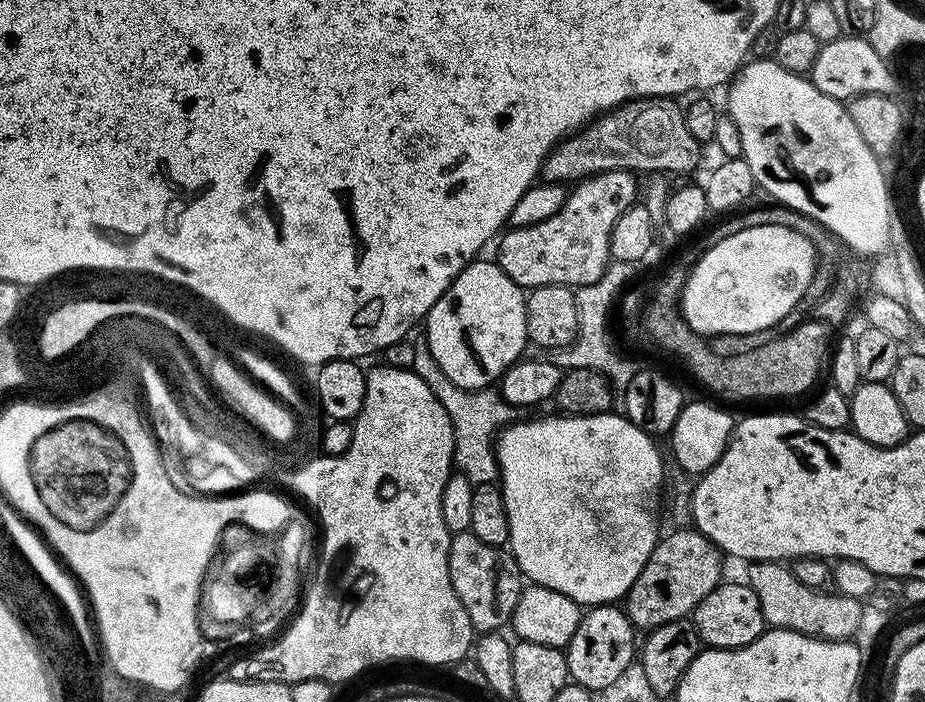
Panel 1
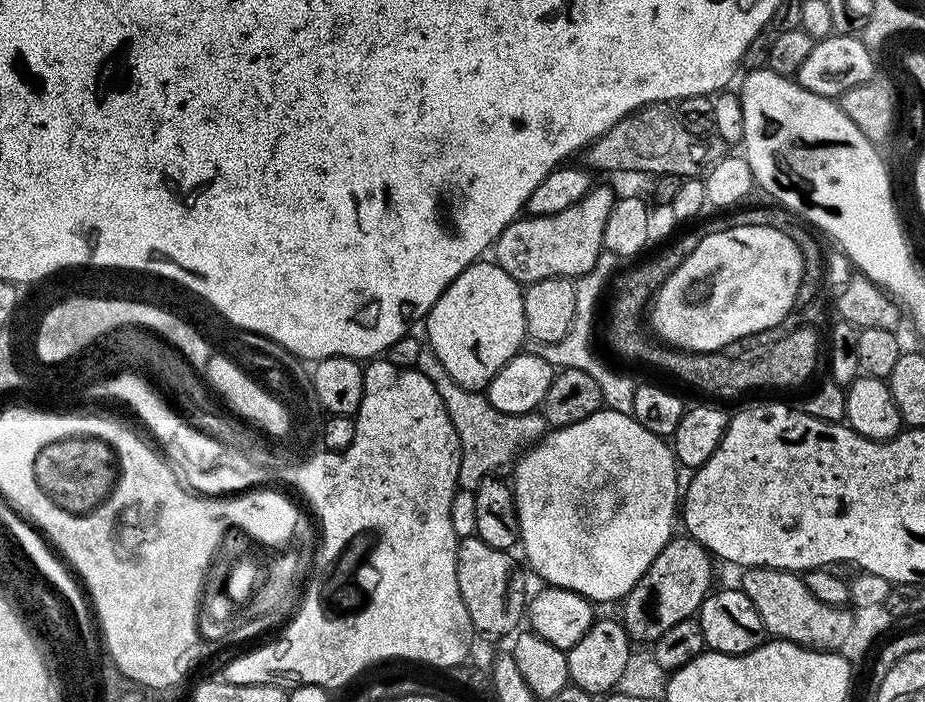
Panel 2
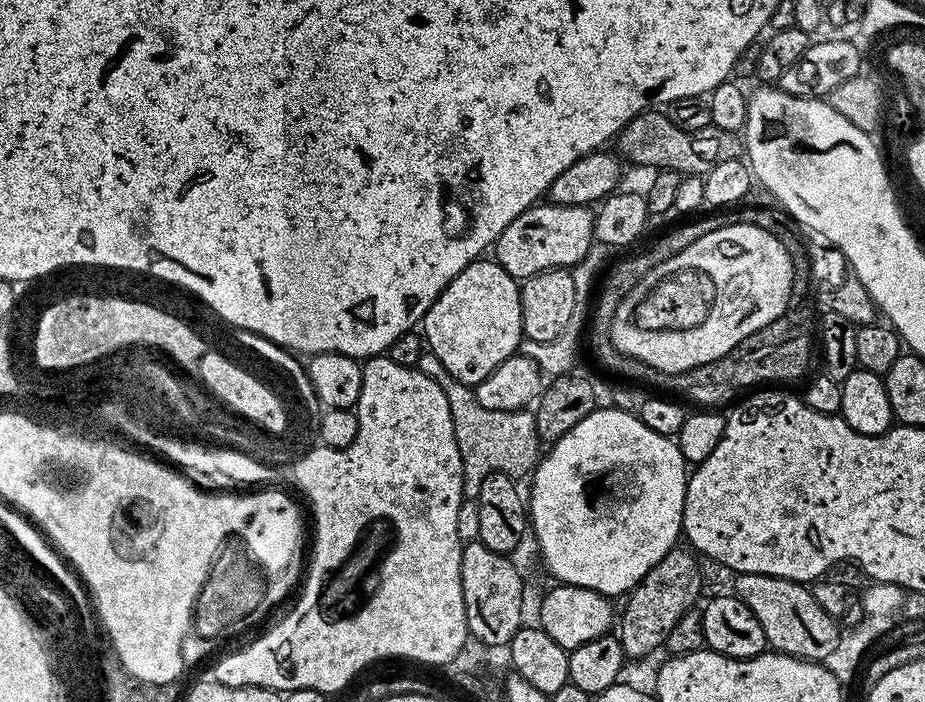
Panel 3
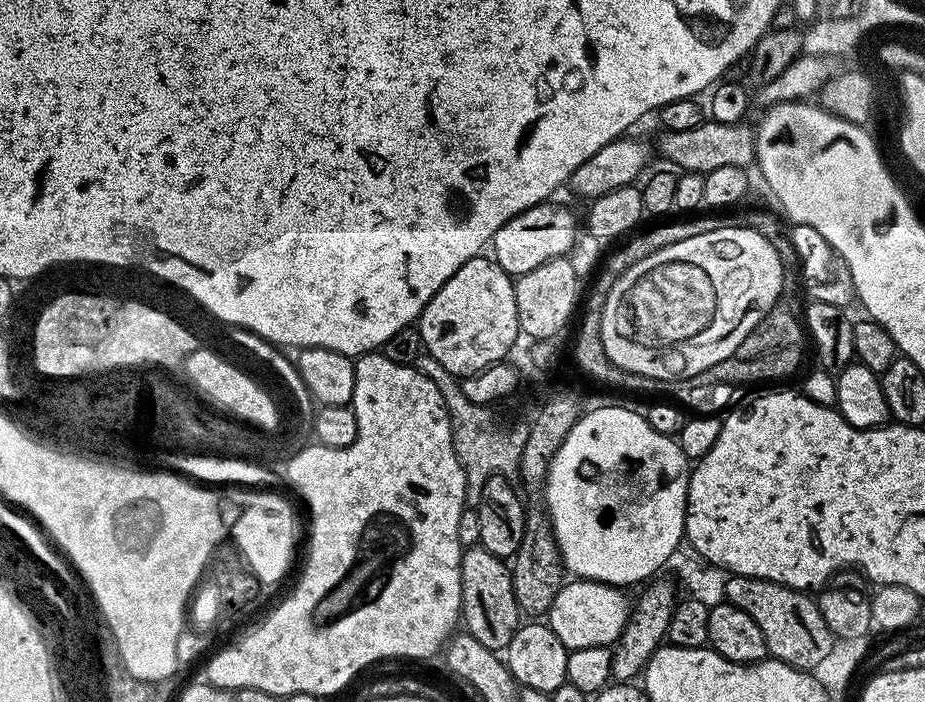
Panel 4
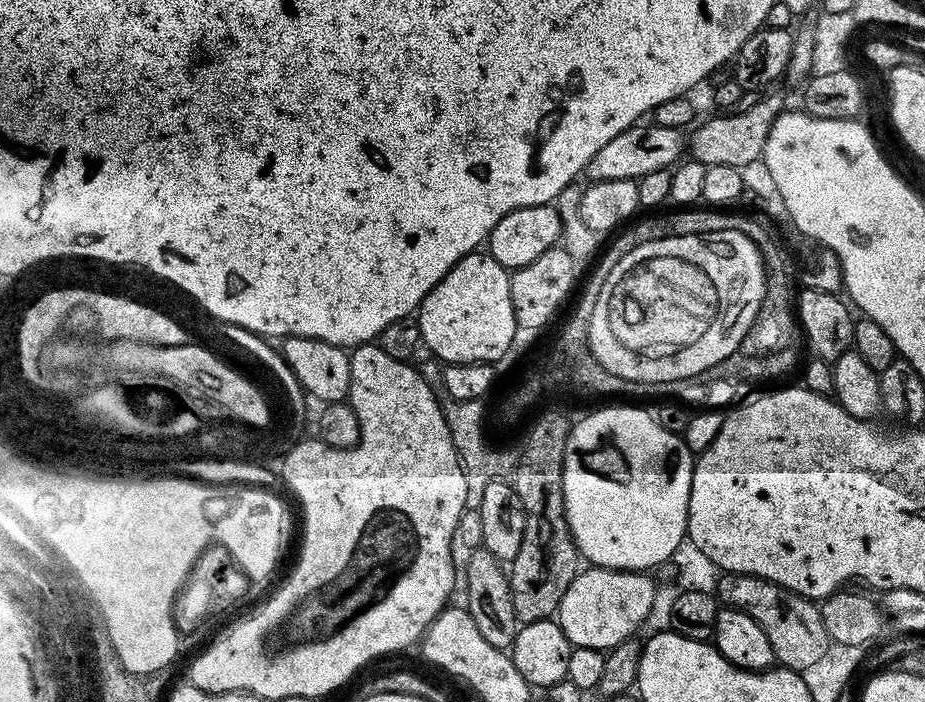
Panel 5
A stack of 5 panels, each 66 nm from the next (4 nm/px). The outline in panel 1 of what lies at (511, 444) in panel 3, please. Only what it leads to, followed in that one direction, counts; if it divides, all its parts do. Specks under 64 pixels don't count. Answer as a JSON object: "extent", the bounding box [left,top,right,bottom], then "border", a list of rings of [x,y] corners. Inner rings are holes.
{"extent":[411,342,514,486],"border":[[[424,342],[416,344],[414,366],[411,371],[416,372],[418,378],[422,378],[422,382],[426,382],[426,386],[430,386],[430,390],[434,390],[434,398],[438,398],[438,402],[442,402],[442,410],[446,410],[446,414],[450,414],[450,426],[454,430],[454,450],[456,451],[455,471],[459,475],[465,476],[473,486],[496,484],[500,475],[500,466],[496,463],[496,437],[514,415],[513,409],[504,401],[501,393],[495,387],[466,390],[462,386],[454,386],[454,382],[450,382],[450,378],[446,378],[446,374],[442,374],[438,362],[434,362],[434,354],[430,354],[427,343]]]}

